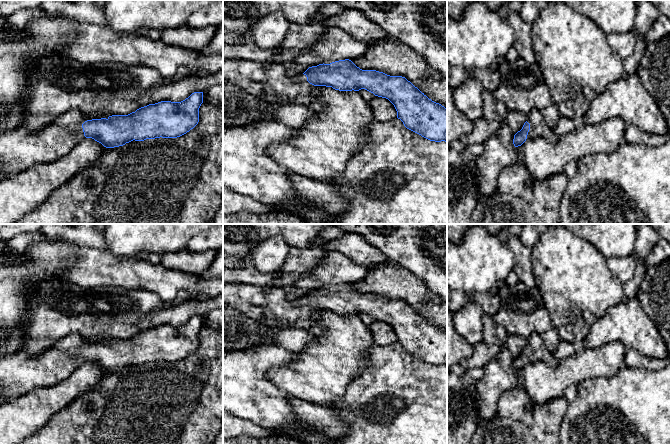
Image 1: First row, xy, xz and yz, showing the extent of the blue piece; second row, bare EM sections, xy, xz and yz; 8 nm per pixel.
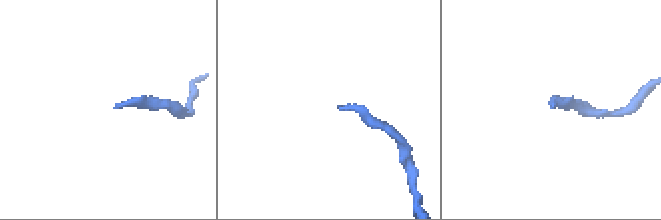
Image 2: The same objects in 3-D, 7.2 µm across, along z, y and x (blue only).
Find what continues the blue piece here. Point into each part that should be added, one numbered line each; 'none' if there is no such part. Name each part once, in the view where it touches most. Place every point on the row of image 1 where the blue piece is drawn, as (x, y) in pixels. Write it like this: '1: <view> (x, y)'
1: xy (20, 149)

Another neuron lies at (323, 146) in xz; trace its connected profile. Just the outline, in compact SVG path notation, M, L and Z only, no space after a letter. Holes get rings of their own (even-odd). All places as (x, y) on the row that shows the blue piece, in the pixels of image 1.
M314 86L312 92L325 104L324 109L315 112L310 120L296 129L295 137L271 145L267 154L289 172L330 183L346 170L350 159L366 144L366 129L375 119L370 104L359 91L339 91L332 87Z

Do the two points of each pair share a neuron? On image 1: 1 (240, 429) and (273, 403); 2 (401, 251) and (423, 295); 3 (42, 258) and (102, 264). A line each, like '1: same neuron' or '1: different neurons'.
1: different neurons
2: different neurons
3: different neurons

